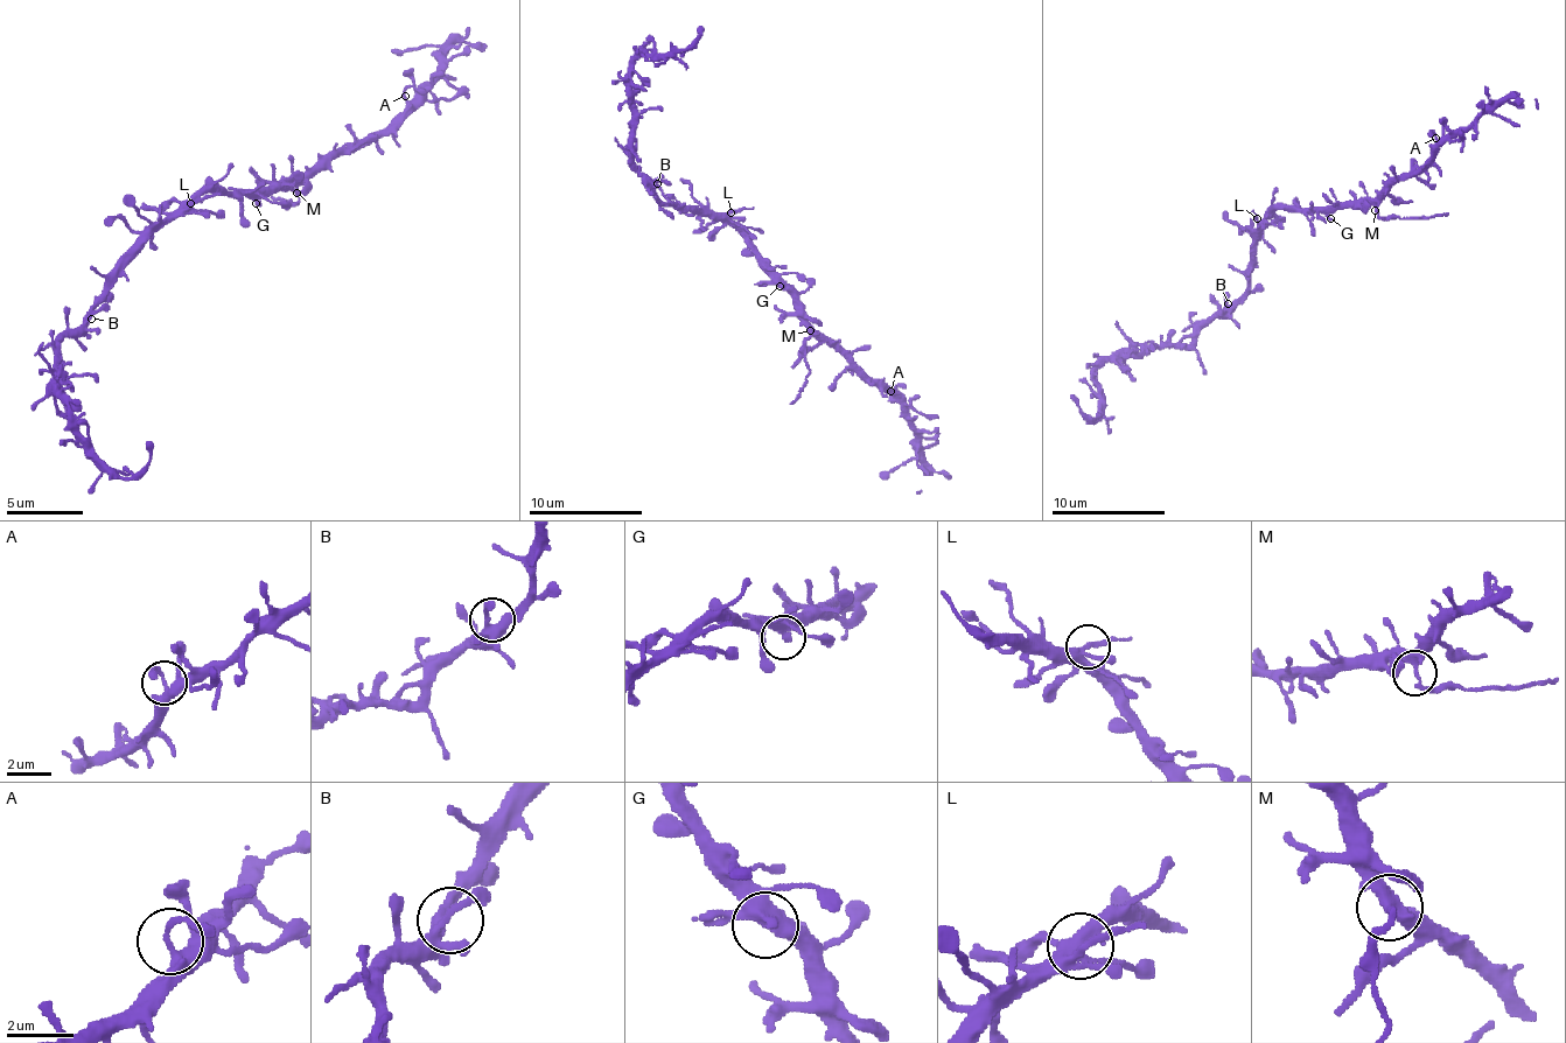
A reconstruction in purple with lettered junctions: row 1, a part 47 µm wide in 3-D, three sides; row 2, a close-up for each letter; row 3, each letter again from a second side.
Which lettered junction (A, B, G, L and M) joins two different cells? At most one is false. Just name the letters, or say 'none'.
M

